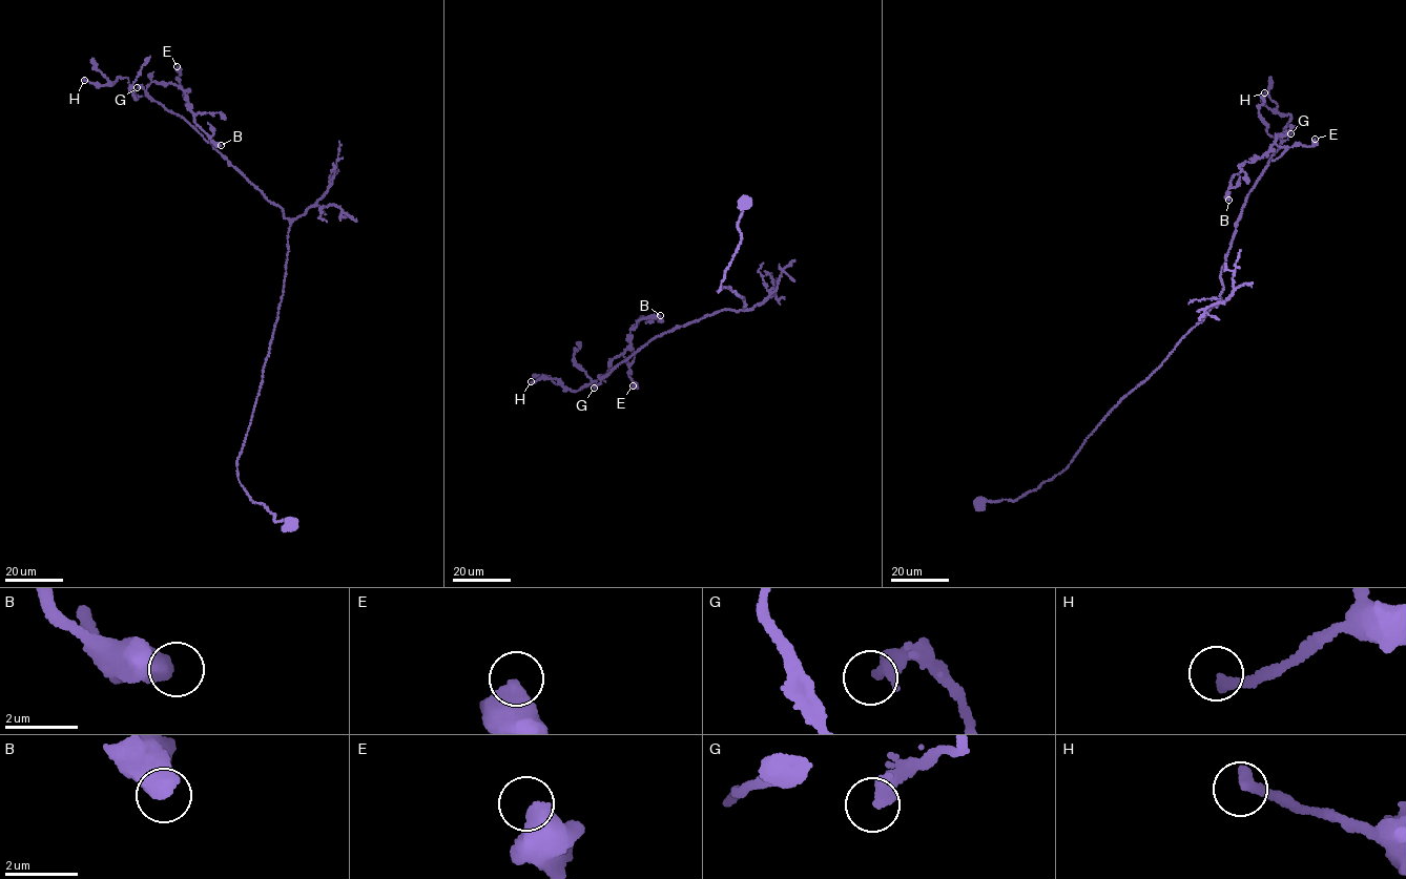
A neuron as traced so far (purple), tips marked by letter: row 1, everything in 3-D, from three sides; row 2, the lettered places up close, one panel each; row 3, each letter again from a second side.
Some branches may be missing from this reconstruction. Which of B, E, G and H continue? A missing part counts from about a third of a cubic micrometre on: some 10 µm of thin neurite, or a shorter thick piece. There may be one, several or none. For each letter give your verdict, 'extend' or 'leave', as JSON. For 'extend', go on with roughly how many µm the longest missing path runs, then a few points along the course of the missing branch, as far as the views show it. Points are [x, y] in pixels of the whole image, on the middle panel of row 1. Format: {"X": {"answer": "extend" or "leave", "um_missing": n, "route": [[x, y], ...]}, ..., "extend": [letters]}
{"B": {"answer": "leave"}, "E": {"answer": "leave"}, "G": {"answer": "leave"}, "H": {"answer": "extend", "um_missing": 6}, "extend": ["H"]}

